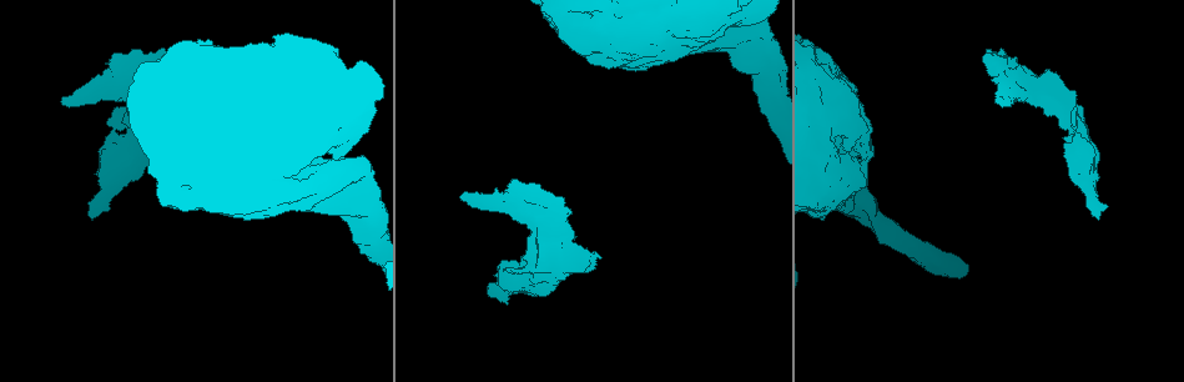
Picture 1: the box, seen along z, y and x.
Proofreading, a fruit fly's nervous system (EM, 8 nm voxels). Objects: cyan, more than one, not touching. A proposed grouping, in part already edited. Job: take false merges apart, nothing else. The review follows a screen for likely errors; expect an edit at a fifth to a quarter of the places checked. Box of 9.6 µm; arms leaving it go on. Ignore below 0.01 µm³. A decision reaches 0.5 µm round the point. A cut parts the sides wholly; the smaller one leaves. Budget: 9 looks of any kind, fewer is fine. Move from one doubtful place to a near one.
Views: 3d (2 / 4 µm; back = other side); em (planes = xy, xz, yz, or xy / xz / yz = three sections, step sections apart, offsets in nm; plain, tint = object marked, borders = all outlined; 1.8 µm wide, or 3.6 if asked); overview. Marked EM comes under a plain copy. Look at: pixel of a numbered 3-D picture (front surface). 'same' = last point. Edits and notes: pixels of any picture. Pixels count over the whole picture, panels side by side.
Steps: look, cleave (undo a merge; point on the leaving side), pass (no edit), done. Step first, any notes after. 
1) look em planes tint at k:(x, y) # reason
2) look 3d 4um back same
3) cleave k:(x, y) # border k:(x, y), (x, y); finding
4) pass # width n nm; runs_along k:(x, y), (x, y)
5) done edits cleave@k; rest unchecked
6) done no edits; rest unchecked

look 3d 4um at 1:(330, 135) # closes a loop

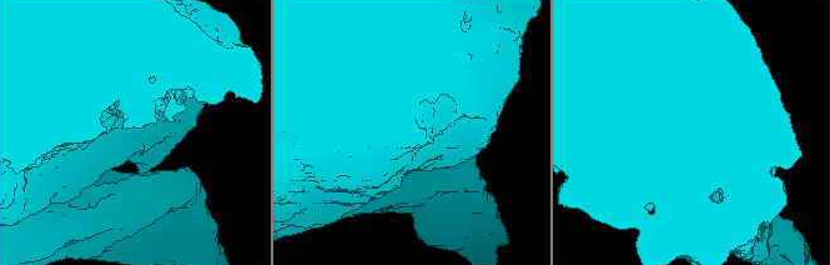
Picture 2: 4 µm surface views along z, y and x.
look em xy step 16 tint at 2:(130, 135)

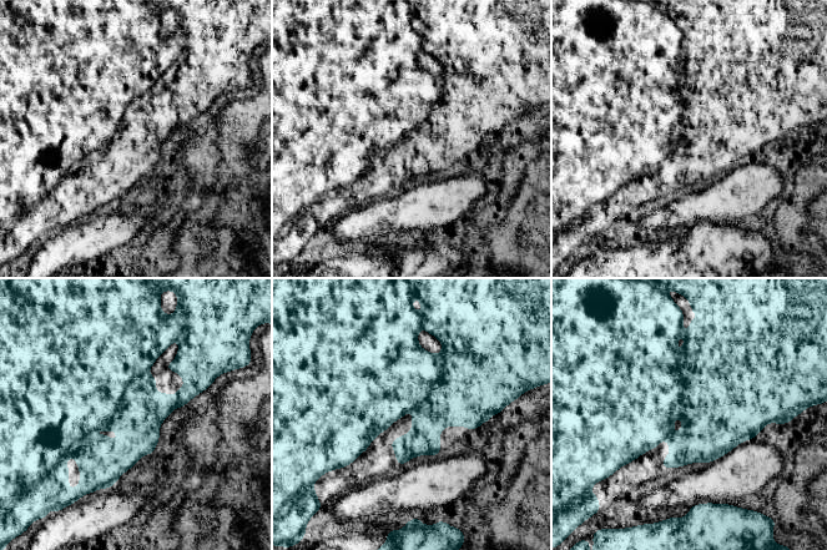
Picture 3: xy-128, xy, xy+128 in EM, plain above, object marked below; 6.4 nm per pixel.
pass # width 320 nm; one cell here

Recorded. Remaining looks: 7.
look 3d 4um at 1:(837, 188)

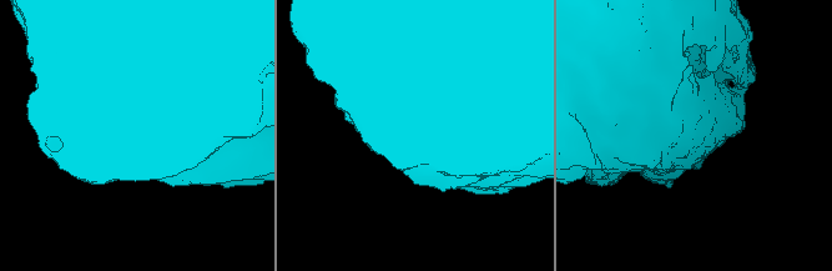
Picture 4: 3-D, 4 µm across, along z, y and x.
look em 3.6um planes borders same # now the EM

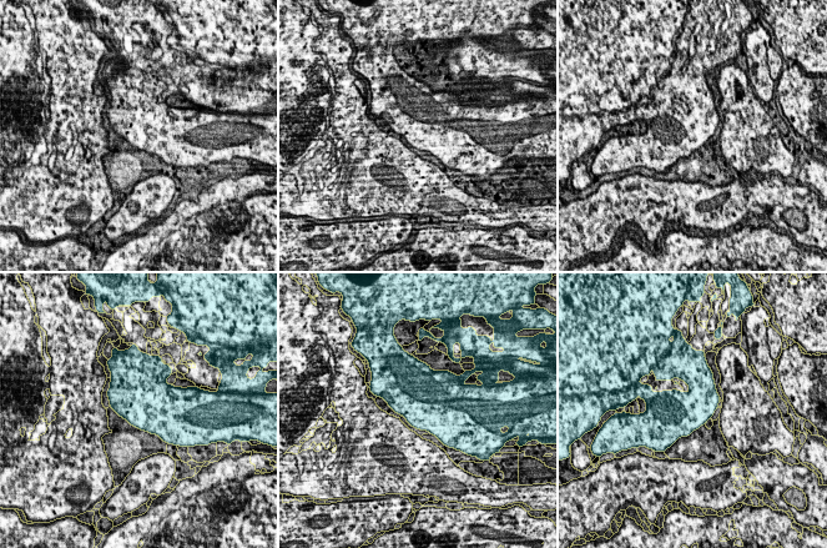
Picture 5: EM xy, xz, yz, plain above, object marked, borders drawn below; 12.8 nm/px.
pass # width 550 nm; continuous, no second cell

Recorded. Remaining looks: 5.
look 3d 4um at 1:(582, 254) # thick turns thin

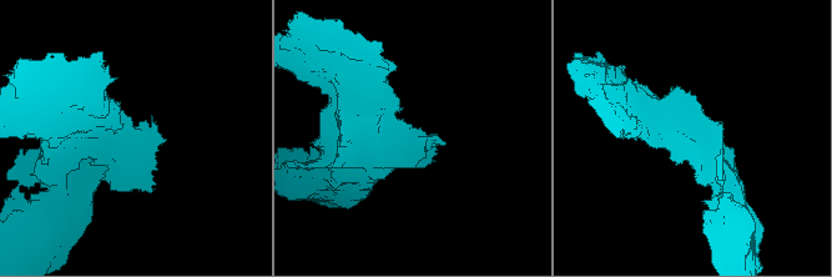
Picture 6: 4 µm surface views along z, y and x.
look em planes tint at 6:(416, 142)

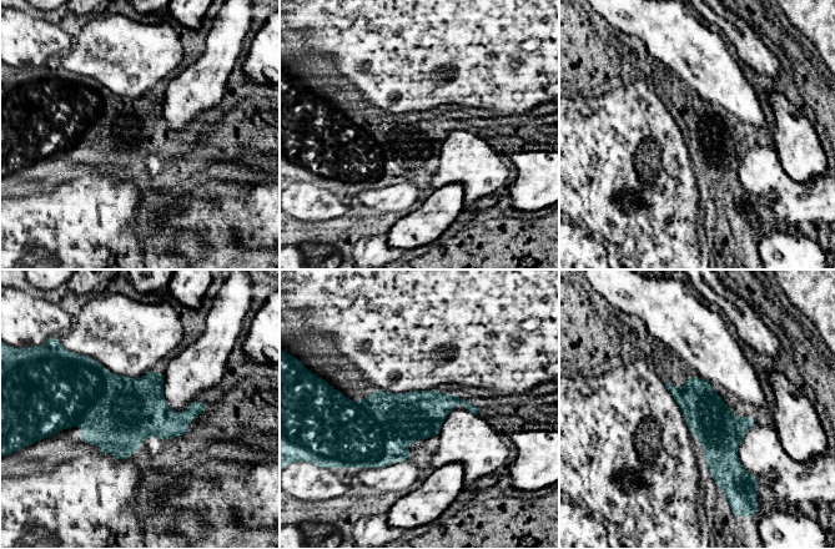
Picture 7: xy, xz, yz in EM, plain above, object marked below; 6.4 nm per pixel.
pass # width 300 nm; all the same cell

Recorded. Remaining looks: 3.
look 3d 4um at 1:(527, 277) # sudden change in width

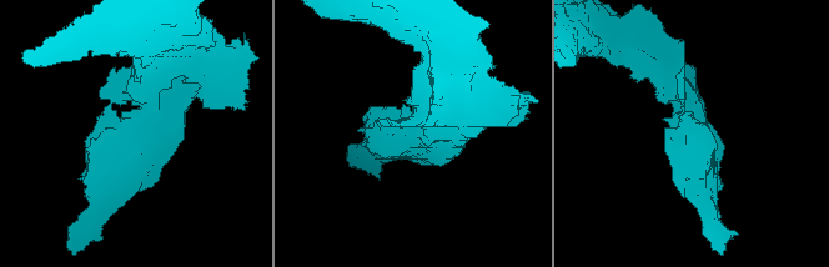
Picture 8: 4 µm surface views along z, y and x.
look em 3.6um planes borders at 8:(131, 131)

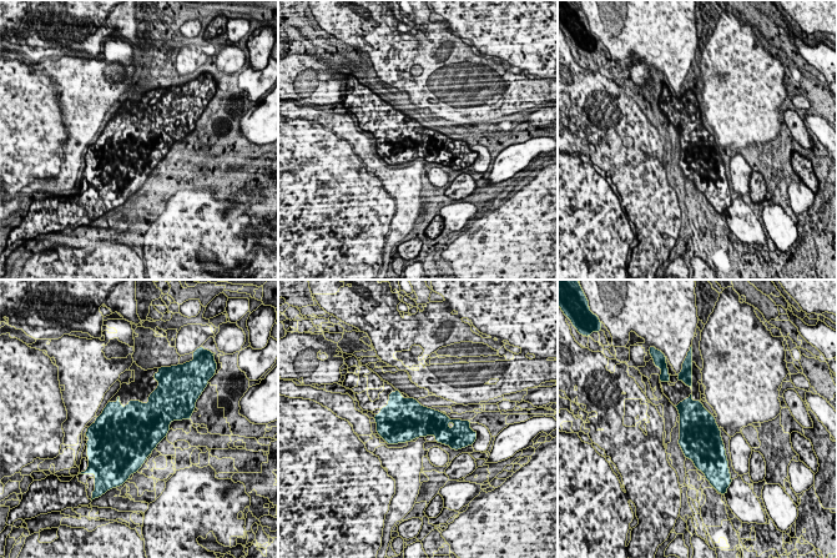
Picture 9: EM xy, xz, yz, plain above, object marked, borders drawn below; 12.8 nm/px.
pass # all the same cell

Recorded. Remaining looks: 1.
done no edits; rest unchecked

